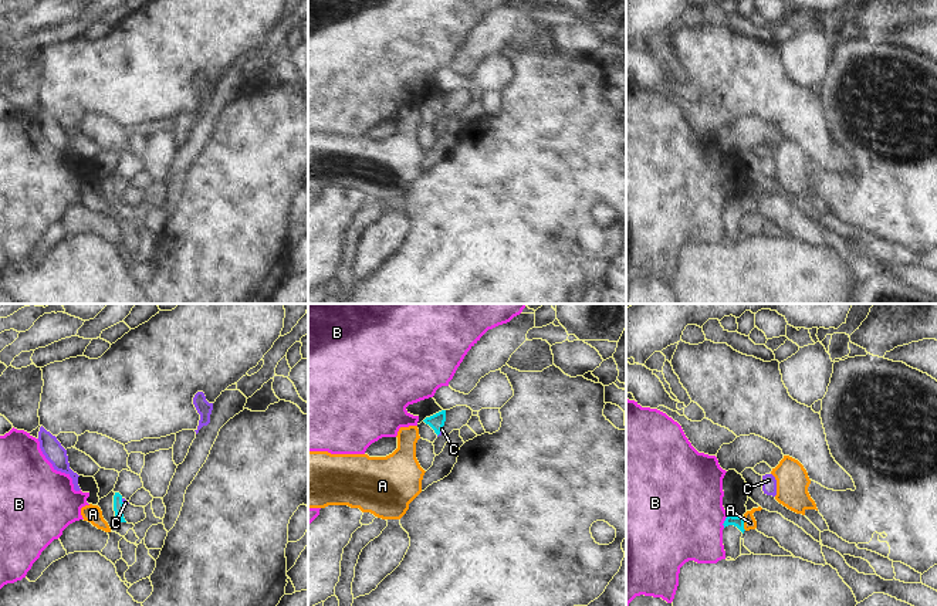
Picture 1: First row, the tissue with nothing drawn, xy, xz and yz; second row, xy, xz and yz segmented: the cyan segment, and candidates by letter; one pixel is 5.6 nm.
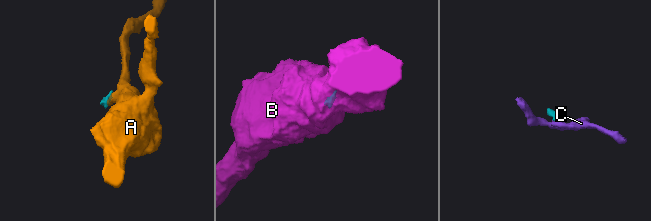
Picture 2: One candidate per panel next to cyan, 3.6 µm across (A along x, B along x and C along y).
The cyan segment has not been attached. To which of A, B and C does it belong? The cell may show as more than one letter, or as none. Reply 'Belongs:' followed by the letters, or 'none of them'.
Belongs: C.

